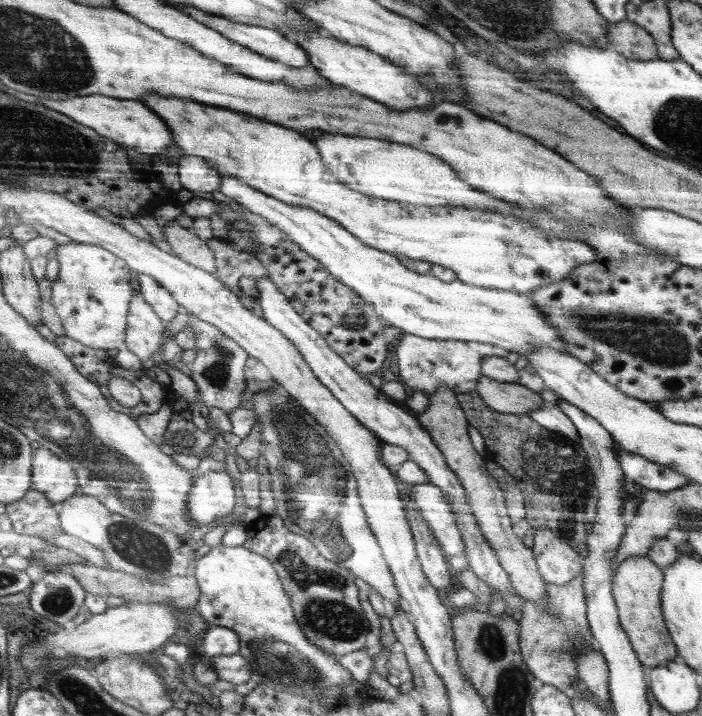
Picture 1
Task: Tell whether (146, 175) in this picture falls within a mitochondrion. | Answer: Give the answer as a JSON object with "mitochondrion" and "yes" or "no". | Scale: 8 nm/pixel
{"mitochondrion":"no"}

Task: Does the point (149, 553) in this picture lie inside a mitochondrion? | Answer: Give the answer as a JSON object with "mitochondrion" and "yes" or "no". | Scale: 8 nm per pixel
{"mitochondrion":"yes"}

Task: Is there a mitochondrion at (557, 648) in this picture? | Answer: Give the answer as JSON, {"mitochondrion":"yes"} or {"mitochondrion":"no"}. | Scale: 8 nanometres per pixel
{"mitochondrion":"yes"}

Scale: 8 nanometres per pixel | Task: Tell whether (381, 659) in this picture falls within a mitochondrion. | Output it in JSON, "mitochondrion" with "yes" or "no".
{"mitochondrion":"no"}

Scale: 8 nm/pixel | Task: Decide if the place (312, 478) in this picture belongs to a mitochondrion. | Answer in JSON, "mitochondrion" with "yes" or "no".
{"mitochondrion":"yes"}

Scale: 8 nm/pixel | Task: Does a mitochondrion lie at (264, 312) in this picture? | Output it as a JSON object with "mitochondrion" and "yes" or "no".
{"mitochondrion":"no"}

